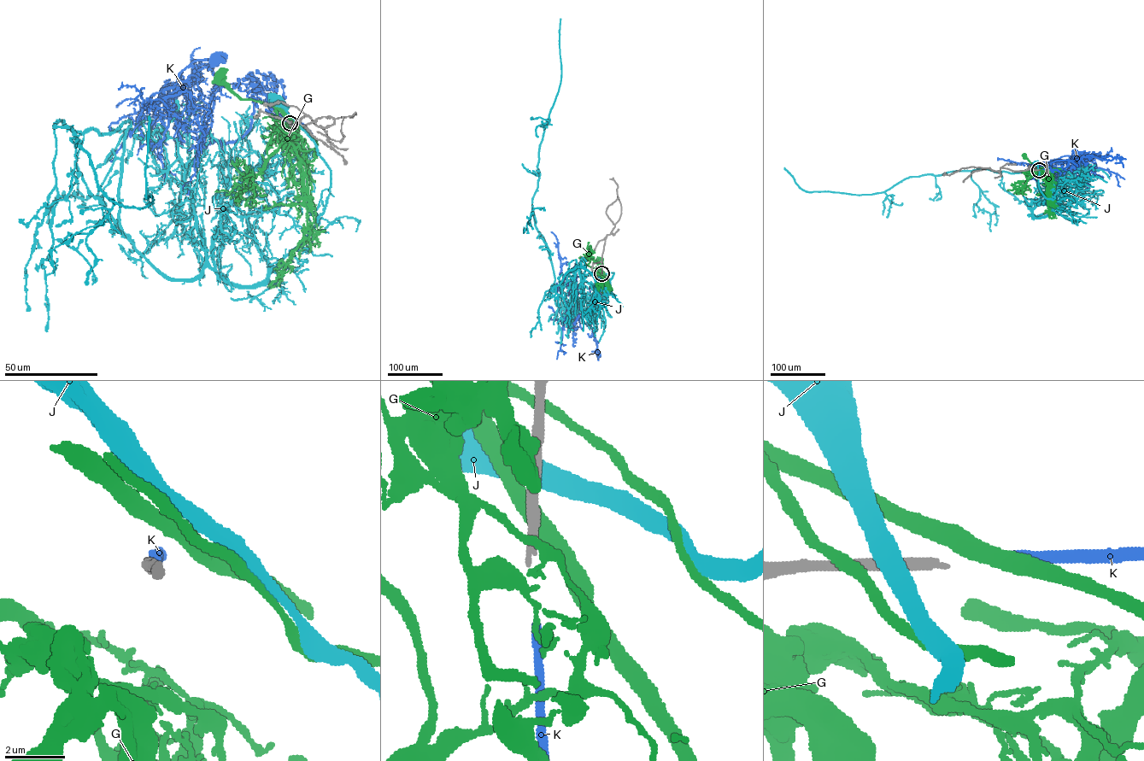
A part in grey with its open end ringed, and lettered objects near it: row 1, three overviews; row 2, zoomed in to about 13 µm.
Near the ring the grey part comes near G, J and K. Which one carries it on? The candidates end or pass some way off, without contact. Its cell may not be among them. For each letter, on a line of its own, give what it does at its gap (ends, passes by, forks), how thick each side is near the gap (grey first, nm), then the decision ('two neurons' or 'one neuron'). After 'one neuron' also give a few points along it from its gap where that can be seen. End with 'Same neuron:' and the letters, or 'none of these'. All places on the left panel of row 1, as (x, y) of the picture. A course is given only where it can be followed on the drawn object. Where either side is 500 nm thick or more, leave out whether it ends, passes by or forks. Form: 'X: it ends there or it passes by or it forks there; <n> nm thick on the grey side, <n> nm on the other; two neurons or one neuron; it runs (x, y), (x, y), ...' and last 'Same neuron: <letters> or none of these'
G: 240 nm thick on the grey side, 500 nm on the other; two neurons
J: 240 nm thick on the grey side, 550 nm on the other; two neurons
K: it ends there; 240 nm thick on the grey side, 320 nm on the other; one neuron; it runs (290, 123), (254, 89), (251, 126), (241, 137), (193, 137), (176, 114), (174, 84), (192, 62), (216, 58)
Same neuron: K

